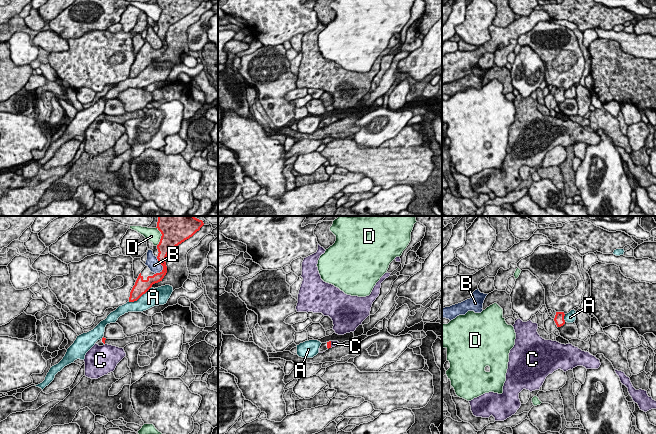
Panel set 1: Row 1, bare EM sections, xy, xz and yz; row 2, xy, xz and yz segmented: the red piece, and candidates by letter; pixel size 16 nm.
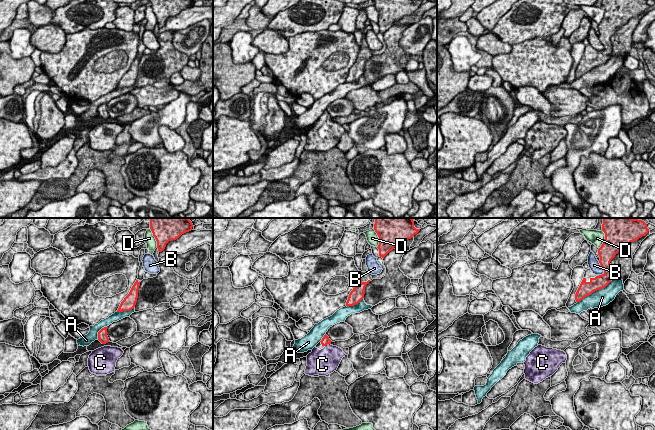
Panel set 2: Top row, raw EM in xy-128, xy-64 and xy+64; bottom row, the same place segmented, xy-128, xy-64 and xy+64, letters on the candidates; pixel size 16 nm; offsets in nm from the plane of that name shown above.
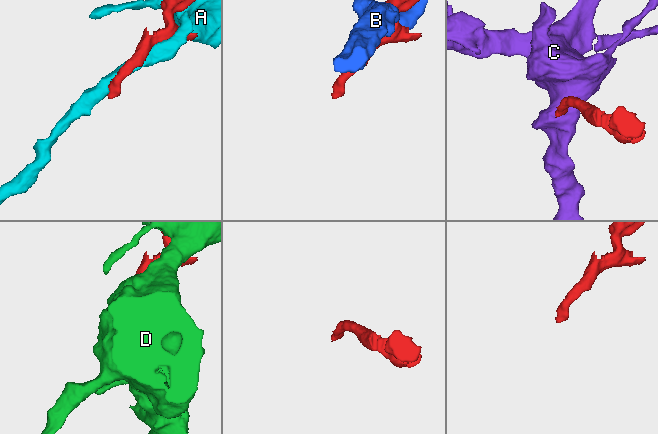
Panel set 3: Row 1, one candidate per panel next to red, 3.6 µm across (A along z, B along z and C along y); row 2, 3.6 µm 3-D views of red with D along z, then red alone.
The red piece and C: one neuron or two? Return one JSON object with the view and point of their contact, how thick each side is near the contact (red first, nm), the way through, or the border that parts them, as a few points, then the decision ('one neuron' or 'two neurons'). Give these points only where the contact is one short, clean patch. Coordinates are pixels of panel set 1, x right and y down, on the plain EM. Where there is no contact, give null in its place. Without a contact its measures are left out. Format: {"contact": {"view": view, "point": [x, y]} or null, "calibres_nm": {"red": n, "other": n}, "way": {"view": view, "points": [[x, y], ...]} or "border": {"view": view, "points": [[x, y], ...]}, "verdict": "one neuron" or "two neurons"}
{"contact": {"view": "xz", "point": [330, 120]}, "calibres_nm": {"red": 60, "other": 100}, "way": {"view": "xz", "points": [[328, 119], [330, 120], [333, 119]]}, "verdict": "one neuron"}

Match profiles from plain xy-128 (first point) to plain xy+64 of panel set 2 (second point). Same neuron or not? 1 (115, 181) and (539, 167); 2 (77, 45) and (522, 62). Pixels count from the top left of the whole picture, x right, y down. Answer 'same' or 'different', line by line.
1: same
2: same

